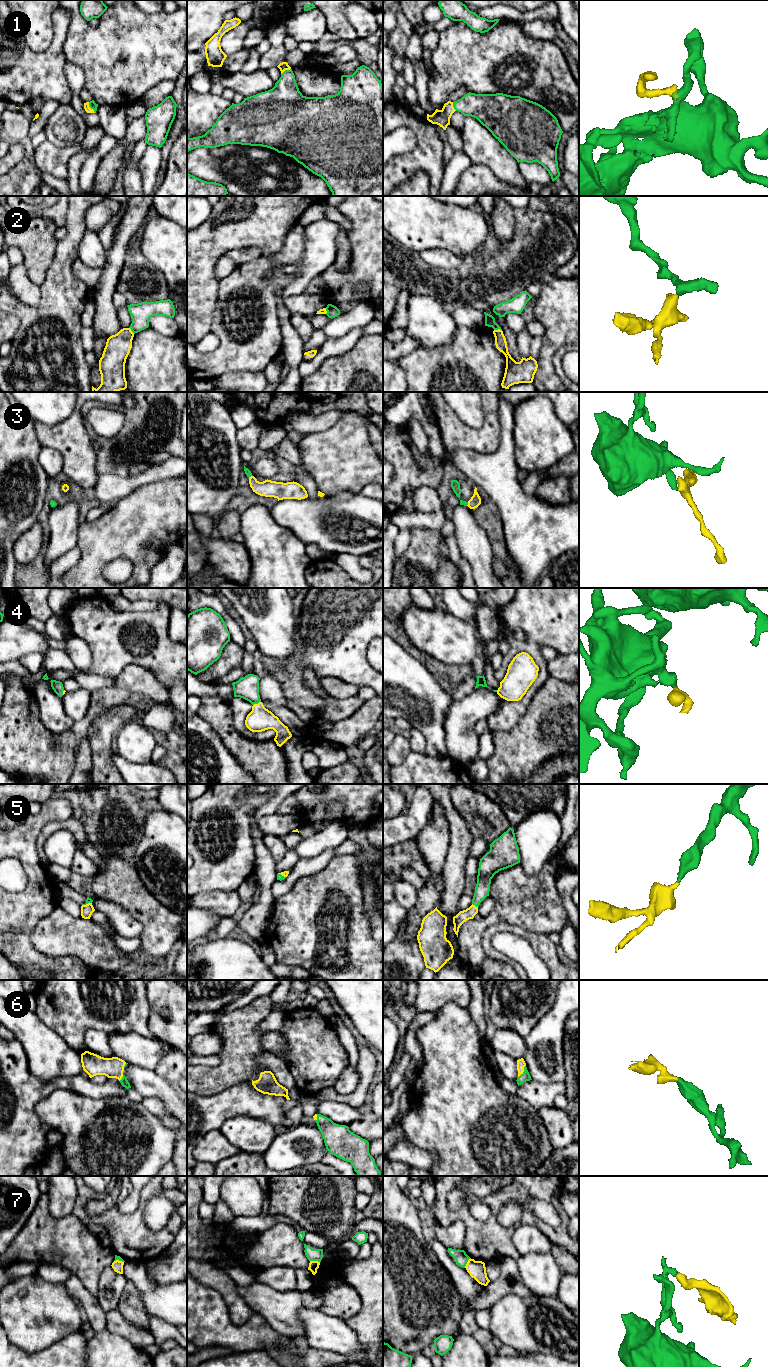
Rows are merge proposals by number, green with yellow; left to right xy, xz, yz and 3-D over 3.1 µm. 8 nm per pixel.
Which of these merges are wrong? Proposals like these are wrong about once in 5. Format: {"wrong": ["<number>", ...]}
{"wrong": ["2", "7"]}

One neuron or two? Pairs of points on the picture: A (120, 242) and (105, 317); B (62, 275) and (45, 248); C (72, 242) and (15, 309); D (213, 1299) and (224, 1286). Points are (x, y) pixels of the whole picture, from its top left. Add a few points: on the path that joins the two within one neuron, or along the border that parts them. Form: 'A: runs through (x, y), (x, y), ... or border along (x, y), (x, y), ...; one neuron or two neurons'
A: runs through (114, 261), (105, 288), (105, 298); one neuron
B: border along (58, 240), (53, 260), (43, 281); two neurons
C: runs through (61, 265), (60, 288), (38, 310); one neuron
D: border along (199, 1281), (214, 1288), (222, 1296), (230, 1314); two neurons

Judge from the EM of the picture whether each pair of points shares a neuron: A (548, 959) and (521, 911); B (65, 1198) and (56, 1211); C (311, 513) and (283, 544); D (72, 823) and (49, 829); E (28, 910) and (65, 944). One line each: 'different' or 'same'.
A: different
B: same
C: different
D: same
E: different

